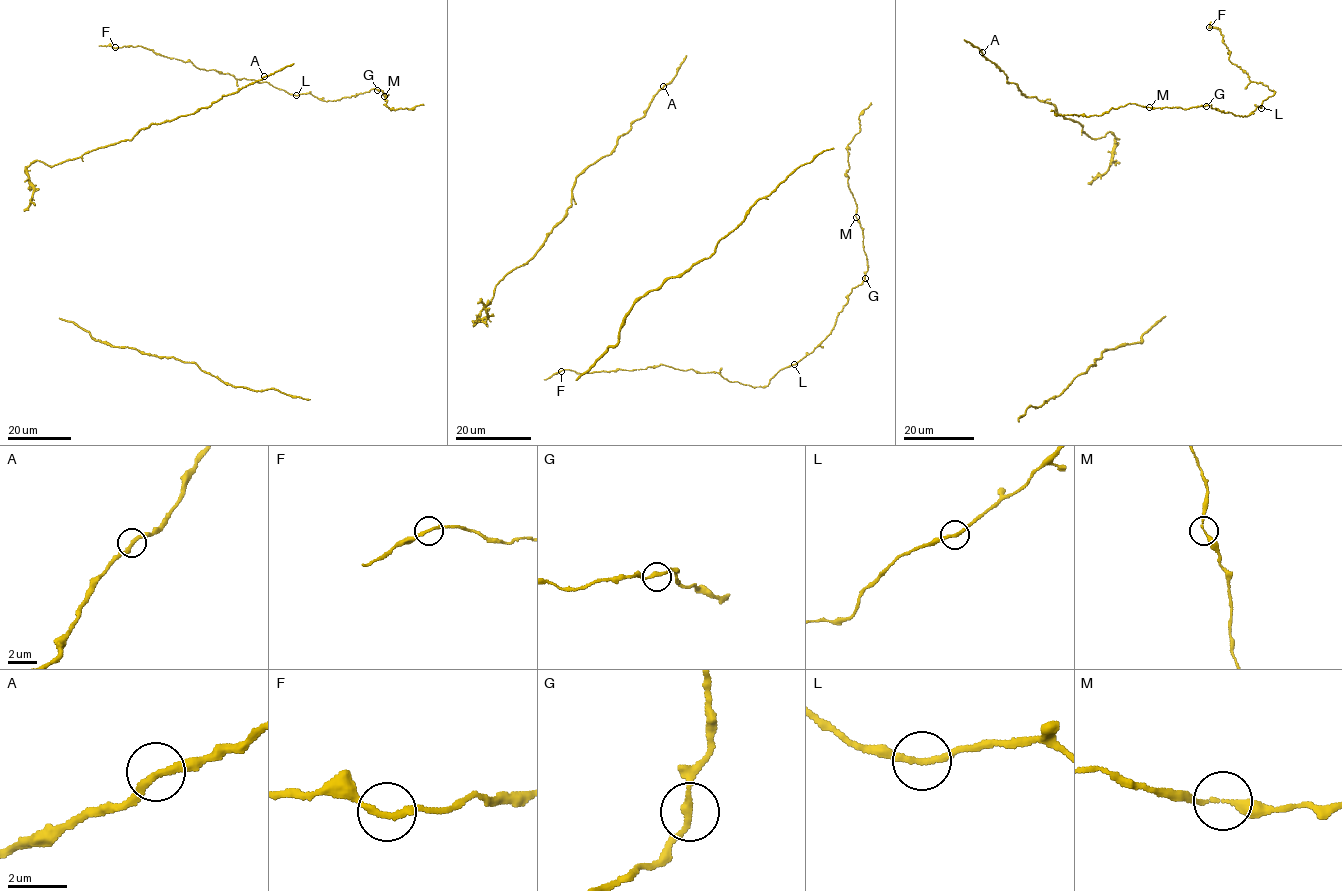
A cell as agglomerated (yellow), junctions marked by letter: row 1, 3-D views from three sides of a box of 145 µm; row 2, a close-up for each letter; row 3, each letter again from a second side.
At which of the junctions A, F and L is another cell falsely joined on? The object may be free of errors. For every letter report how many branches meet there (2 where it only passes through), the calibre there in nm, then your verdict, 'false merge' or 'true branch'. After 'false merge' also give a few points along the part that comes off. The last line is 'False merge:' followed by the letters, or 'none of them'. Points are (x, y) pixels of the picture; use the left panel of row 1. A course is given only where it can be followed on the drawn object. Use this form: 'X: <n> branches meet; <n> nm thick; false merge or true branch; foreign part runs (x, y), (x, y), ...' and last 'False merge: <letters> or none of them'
A: 2 branches meet; 240 nm thick; true branch
F: 2 branches meet; 200 nm thick; true branch
L: 2 branches meet; 220 nm thick; true branch
False merge: none of them

